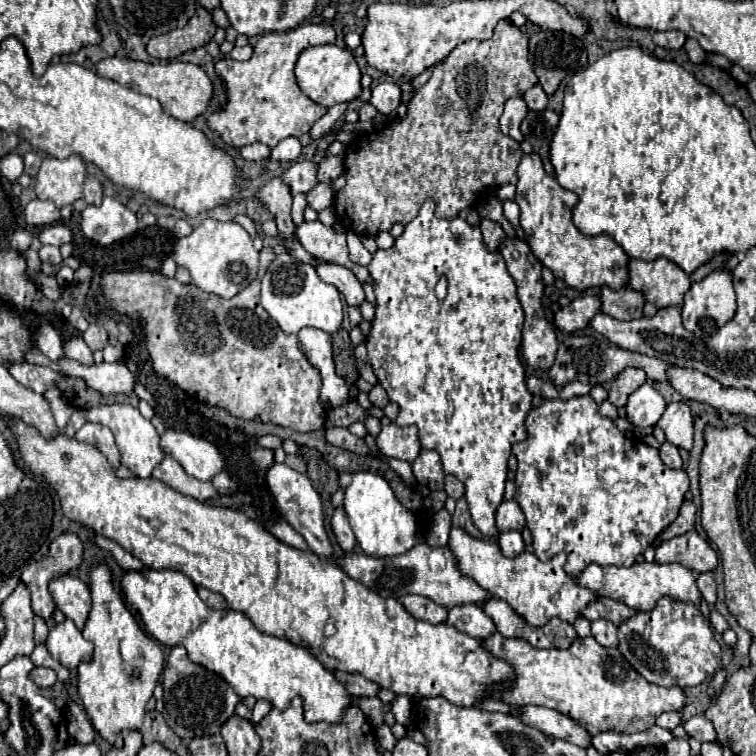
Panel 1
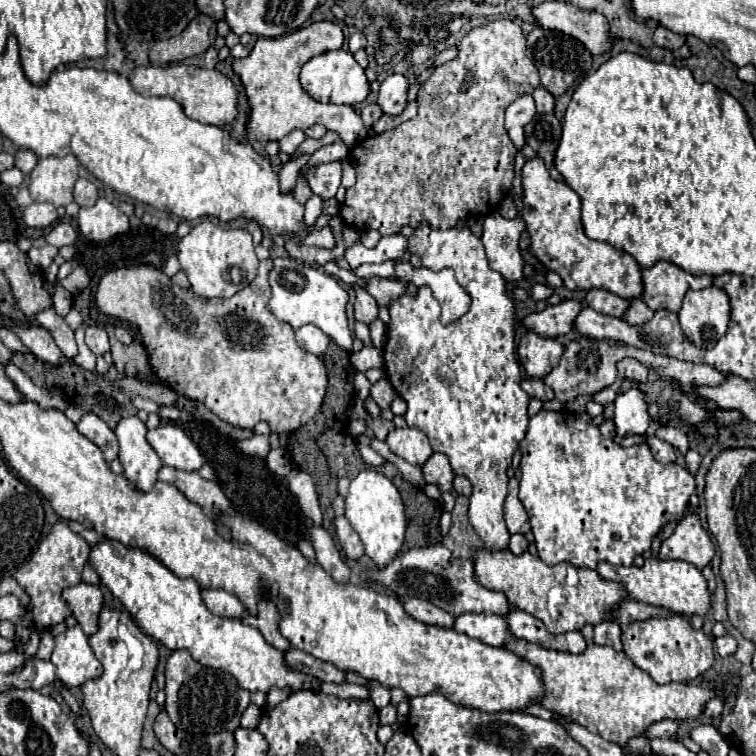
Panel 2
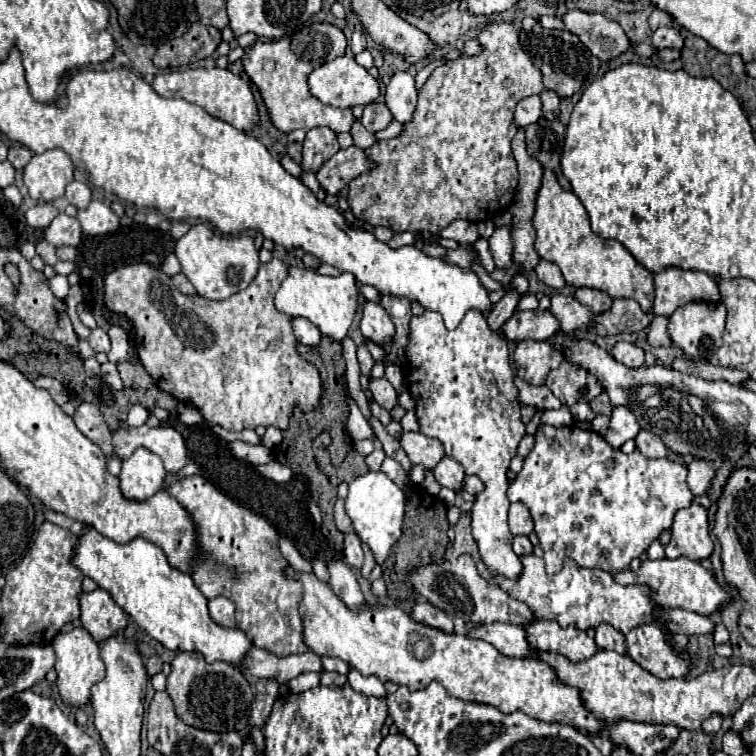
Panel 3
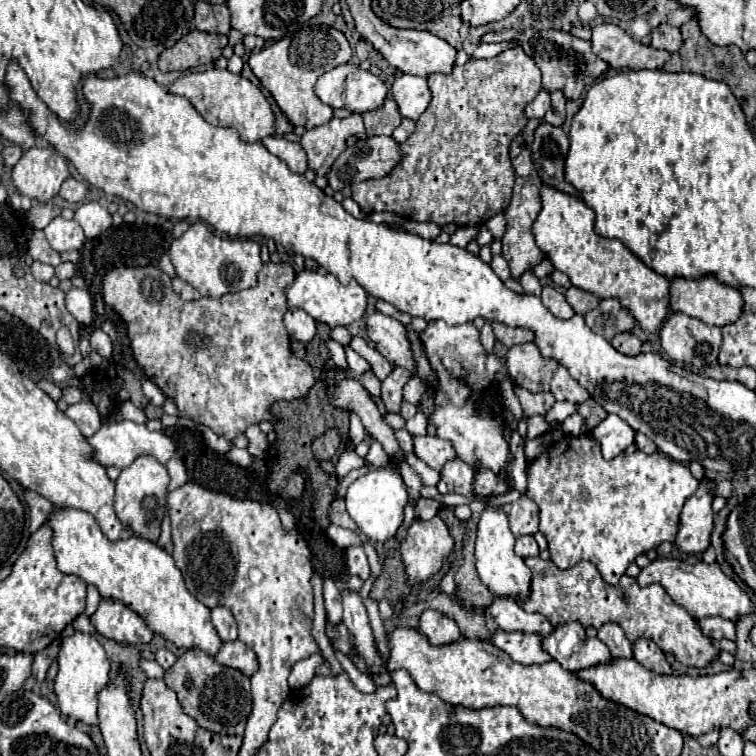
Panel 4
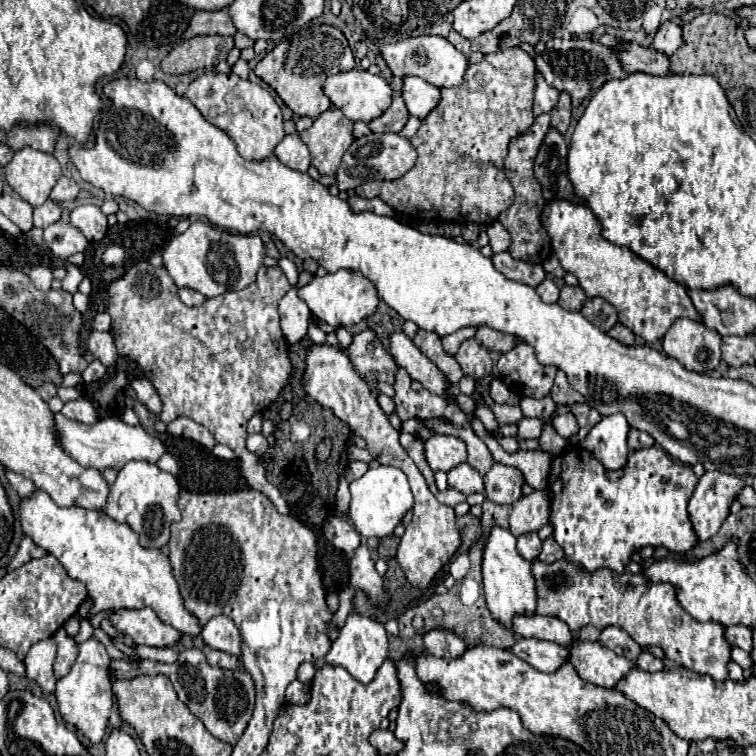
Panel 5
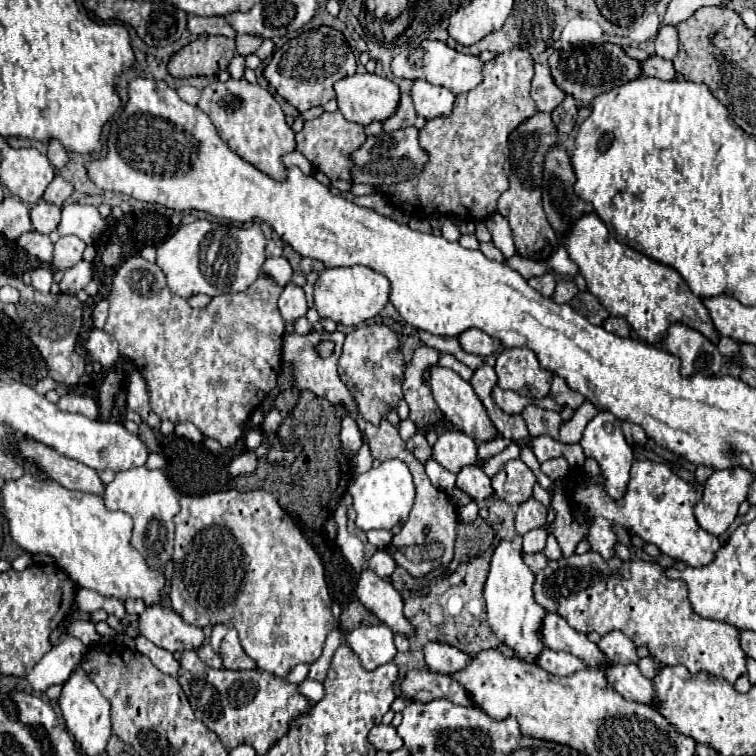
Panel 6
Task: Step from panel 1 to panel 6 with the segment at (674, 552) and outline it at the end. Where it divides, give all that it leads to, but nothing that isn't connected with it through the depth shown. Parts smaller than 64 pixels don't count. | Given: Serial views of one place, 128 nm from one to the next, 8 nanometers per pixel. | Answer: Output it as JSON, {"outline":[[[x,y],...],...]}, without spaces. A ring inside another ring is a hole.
{"outline":[[[746,468],[716,470],[704,484],[702,500],[694,506],[698,524],[714,536],[726,532],[738,514],[738,506],[746,500],[752,482],[754,474]]]}

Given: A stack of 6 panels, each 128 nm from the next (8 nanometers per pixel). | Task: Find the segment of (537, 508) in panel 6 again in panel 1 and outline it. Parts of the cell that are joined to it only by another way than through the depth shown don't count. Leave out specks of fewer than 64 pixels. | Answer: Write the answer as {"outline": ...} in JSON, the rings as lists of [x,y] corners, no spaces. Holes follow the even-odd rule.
{"outline":[[[504,500],[496,512],[496,526],[500,532],[508,532],[508,530],[522,530],[526,526],[526,518],[524,512],[520,510],[516,500]]]}

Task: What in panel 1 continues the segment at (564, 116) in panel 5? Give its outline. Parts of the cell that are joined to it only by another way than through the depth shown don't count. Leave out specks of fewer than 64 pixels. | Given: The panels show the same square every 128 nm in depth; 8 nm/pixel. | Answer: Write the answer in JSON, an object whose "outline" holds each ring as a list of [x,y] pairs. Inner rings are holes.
{"outline":[[[534,84],[530,90],[526,90],[526,92],[524,92],[524,100],[526,100],[526,104],[528,104],[530,110],[542,112],[542,110],[546,110],[546,106],[548,106],[548,96],[546,96],[546,92],[540,88],[540,84]]]}

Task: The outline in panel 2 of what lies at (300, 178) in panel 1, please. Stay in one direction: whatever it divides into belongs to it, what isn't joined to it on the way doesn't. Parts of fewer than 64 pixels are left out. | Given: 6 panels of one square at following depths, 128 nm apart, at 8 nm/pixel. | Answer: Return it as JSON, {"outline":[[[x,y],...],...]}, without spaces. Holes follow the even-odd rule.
{"outline":[[[342,160],[326,162],[316,168],[308,168],[306,178],[314,194],[318,194],[324,200],[330,200],[334,198],[342,180]]]}

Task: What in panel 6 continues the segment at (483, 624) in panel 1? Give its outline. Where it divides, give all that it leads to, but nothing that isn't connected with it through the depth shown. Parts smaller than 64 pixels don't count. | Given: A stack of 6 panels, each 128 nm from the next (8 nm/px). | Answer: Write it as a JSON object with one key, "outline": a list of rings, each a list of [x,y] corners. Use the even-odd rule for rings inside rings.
{"outline":[[[544,648],[544,652],[538,658],[538,666],[542,666],[546,672],[556,674],[556,676],[570,676],[570,674],[586,668],[584,662],[578,660],[576,656],[572,656],[568,652],[556,652],[550,648]]]}

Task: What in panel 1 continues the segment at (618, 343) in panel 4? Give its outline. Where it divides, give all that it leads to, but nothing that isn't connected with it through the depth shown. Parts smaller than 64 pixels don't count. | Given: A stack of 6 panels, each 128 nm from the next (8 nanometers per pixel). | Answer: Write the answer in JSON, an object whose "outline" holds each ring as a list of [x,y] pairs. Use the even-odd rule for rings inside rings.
{"outline":[[[624,368],[616,380],[612,382],[612,388],[610,388],[610,396],[608,396],[608,402],[616,408],[622,408],[626,404],[626,398],[636,390],[640,388],[642,384],[646,382],[646,372],[640,370],[640,368]]]}

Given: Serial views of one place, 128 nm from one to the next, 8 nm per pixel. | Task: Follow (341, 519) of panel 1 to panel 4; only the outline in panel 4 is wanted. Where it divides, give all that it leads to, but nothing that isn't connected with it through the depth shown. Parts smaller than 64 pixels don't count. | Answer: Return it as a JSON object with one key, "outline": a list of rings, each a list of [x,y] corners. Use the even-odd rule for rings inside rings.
{"outline":[[[350,546],[346,550],[346,564],[348,564],[350,576],[360,576],[362,580],[368,580],[370,578],[368,558],[366,558],[362,546]]]}

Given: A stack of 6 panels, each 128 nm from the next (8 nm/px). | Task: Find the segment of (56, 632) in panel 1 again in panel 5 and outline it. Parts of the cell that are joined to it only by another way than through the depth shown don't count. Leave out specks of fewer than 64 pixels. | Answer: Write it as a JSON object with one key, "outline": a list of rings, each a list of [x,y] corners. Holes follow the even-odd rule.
{"outline":[[[90,638],[78,646],[80,654],[74,662],[72,670],[58,680],[56,684],[56,700],[60,716],[66,724],[80,730],[92,744],[98,744],[106,736],[108,718],[112,710],[112,686],[110,686],[110,658],[106,654],[106,648]]]}

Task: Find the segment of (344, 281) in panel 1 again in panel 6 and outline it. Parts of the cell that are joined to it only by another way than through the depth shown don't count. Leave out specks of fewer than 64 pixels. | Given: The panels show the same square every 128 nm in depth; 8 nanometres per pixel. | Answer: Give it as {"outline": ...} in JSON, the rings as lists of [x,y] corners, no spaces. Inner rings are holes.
{"outline":[[[432,366],[432,376],[430,376],[430,388],[434,394],[434,400],[438,404],[438,408],[444,412],[444,416],[450,420],[450,424],[464,432],[466,436],[470,436],[476,442],[490,442],[500,438],[500,432],[496,430],[496,426],[492,424],[482,400],[476,396],[474,388],[470,386],[470,382],[462,380],[454,370],[450,368],[440,368],[440,366]]]}

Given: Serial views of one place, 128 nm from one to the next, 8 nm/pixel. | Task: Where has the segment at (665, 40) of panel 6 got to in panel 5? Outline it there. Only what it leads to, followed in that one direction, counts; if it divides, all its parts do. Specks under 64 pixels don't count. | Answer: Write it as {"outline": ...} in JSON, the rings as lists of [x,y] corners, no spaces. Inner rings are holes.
{"outline":[[[664,22],[656,36],[654,36],[654,42],[652,42],[652,48],[666,54],[666,56],[672,56],[682,44],[682,30],[676,22]]]}

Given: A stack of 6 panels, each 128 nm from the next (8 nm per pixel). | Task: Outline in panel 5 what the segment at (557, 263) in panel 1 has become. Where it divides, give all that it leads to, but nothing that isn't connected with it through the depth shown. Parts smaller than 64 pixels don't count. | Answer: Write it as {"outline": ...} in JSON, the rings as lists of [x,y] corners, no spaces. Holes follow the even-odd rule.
{"outline":[[[566,200],[550,202],[544,210],[542,222],[552,236],[552,248],[560,258],[562,268],[578,278],[586,296],[600,296],[608,300],[618,310],[620,322],[634,334],[642,336],[648,344],[660,340],[676,318],[702,320],[688,298],[686,286],[668,278],[662,270],[636,256],[630,248],[608,242],[602,236],[600,222],[588,206]]]}

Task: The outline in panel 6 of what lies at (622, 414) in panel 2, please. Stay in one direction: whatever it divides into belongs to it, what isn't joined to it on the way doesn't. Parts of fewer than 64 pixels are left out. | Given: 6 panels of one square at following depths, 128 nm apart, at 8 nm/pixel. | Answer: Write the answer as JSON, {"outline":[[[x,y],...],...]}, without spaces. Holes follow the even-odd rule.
{"outline":[[[598,412],[586,426],[584,434],[582,434],[582,448],[584,454],[594,458],[600,464],[600,472],[602,472],[602,488],[604,492],[608,492],[608,496],[612,496],[612,500],[620,500],[620,496],[624,496],[624,488],[628,486],[630,480],[630,466],[632,466],[632,448],[626,444],[622,430],[620,430],[620,422],[616,420],[616,416],[612,416],[610,412]]]}

